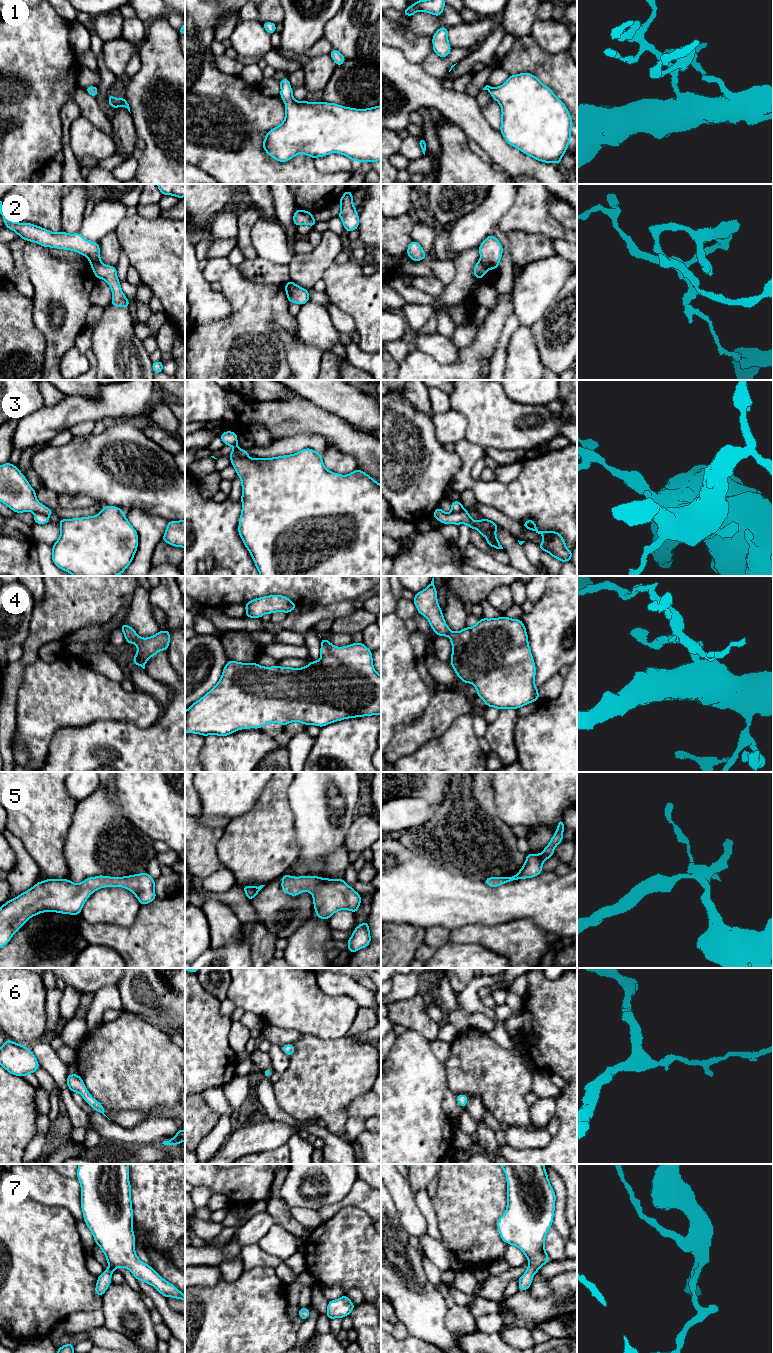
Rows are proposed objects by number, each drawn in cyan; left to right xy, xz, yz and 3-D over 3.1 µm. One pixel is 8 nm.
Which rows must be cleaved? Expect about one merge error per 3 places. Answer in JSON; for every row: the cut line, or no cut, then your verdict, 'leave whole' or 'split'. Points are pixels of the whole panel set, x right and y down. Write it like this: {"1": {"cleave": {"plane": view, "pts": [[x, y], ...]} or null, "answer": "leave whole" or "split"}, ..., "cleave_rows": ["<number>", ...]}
{"1": {"cleave": null, "answer": "leave whole"}, "2": {"cleave": {"plane": "xy", "pts": [[100, 261], [92, 261], [90, 263]]}, "answer": "split"}, "3": {"cleave": {"plane": "xy", "pts": [[35, 512], [48, 515]]}, "answer": "split"}, "4": {"cleave": null, "answer": "leave whole"}, "5": {"cleave": null, "answer": "leave whole"}, "6": {"cleave": null, "answer": "leave whole"}, "7": {"cleave": null, "answer": "leave whole"}, "cleave_rows": ["2", "3"]}

